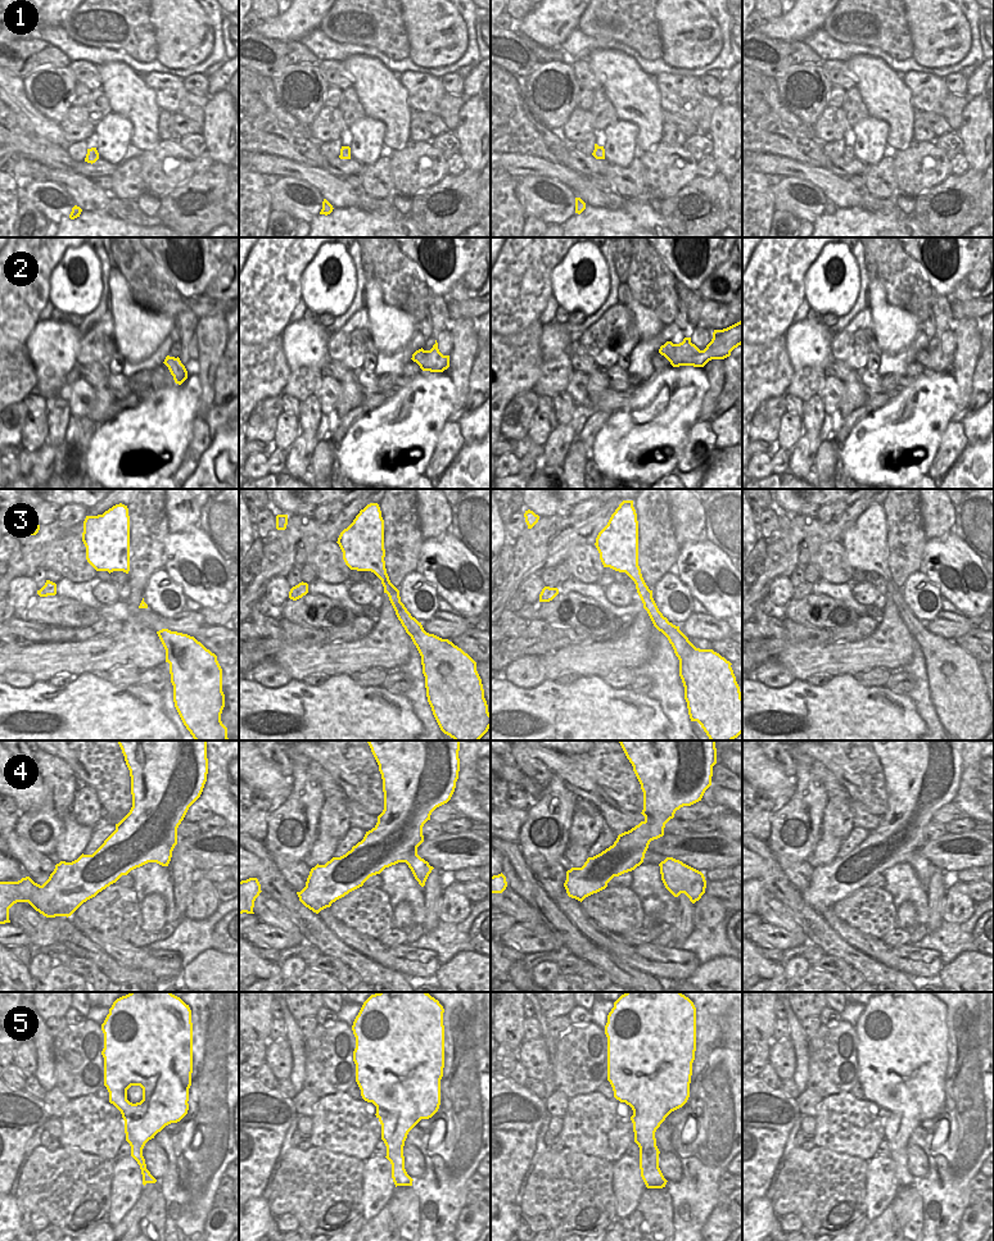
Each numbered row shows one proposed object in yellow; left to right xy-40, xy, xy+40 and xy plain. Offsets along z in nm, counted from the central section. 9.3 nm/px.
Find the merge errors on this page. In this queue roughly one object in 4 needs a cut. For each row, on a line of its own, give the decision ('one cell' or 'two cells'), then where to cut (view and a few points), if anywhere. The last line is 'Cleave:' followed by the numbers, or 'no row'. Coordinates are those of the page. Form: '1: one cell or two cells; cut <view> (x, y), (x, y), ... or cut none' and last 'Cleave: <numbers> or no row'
1: one cell; cut none
2: two cells; cut xy+40 (673, 344), (673, 359), (682, 365)
3: one cell; cut none
4: one cell; cut none
5: one cell; cut none
Cleave: 2

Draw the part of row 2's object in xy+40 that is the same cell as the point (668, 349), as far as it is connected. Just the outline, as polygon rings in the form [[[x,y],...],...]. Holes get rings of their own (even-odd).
[[[667,341],[664,345],[660,347],[659,353],[664,355],[673,367],[682,366],[681,362],[674,362],[673,358],[676,355],[676,345],[672,341]]]

